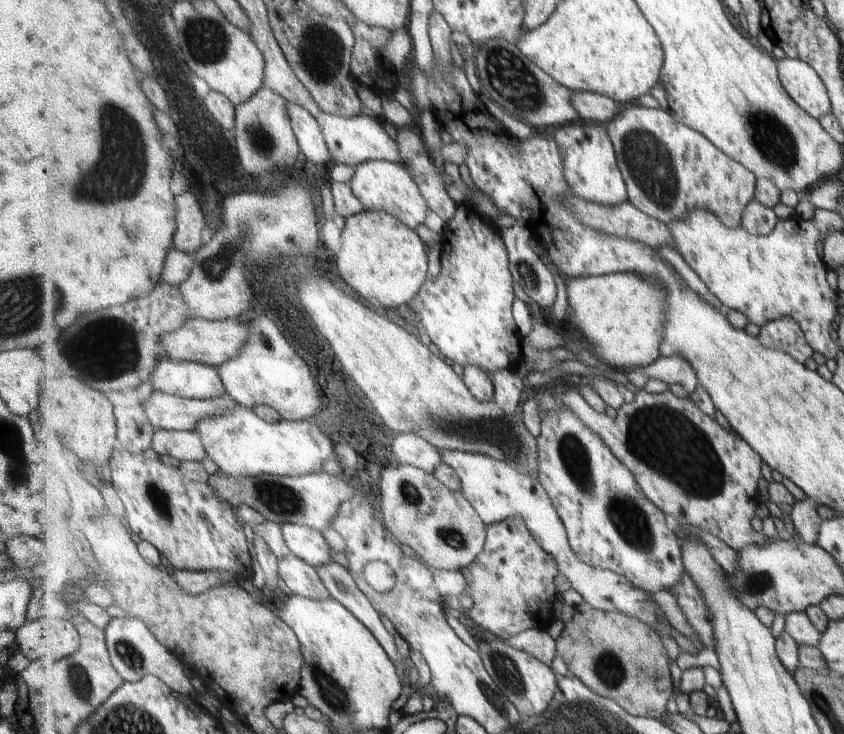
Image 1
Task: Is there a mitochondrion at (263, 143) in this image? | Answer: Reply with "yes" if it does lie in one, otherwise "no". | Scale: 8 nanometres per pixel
yes

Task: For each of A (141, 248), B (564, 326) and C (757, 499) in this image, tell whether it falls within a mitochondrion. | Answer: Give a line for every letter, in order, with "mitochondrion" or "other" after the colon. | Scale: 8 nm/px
A: other
B: other
C: other

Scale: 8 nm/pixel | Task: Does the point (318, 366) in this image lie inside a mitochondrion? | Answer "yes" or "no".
no

